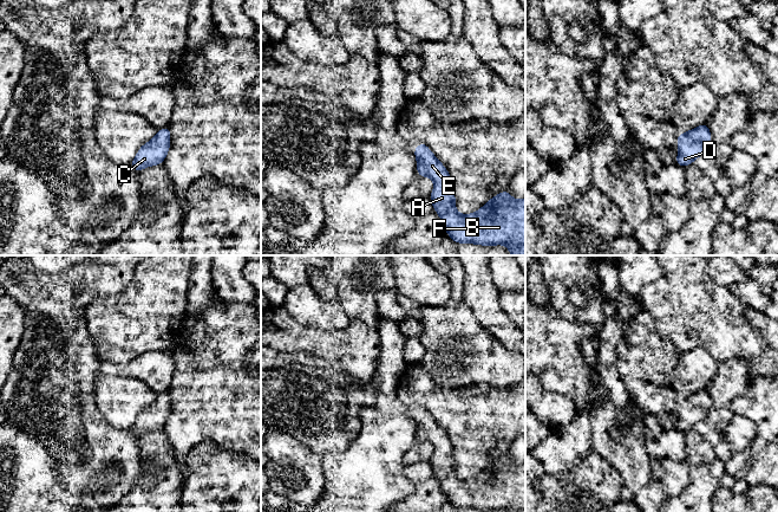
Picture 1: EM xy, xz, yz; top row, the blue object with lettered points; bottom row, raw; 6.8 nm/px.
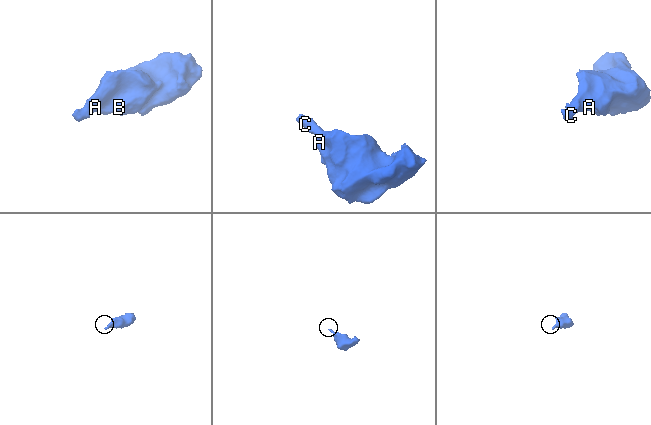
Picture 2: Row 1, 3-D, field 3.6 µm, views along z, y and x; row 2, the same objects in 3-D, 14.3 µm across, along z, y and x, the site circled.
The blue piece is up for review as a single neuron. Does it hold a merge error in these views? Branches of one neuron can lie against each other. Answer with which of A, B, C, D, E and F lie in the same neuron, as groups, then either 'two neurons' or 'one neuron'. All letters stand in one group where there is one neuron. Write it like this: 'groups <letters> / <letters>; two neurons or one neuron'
groups A B C D E F; one neuron

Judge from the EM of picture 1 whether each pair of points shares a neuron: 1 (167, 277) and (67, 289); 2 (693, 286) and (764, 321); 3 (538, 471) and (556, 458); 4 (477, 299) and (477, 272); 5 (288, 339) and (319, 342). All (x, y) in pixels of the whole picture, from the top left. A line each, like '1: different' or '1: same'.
1: different
2: different
3: different
4: same
5: same

